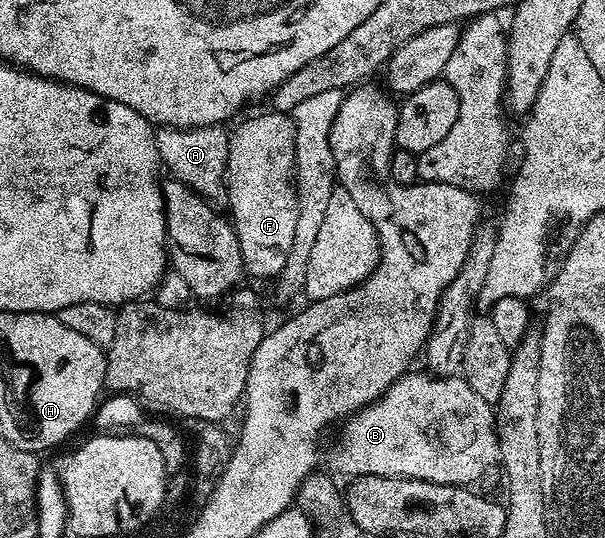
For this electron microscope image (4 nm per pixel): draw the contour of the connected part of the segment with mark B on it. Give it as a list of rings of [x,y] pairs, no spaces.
[[[407,371],[402,376],[397,377],[391,385],[386,388],[386,392],[381,397],[377,397],[370,405],[363,405],[357,413],[350,414],[341,422],[342,430],[338,433],[338,442],[330,449],[330,465],[335,469],[335,474],[343,473],[346,479],[355,477],[363,477],[364,475],[388,475],[389,477],[415,477],[416,479],[424,479],[432,483],[440,483],[441,485],[461,485],[463,487],[477,486],[477,481],[489,471],[495,468],[498,461],[498,432],[496,431],[496,423],[494,415],[495,406],[491,402],[480,399],[480,395],[476,395],[476,391],[472,391],[472,387],[468,387],[468,383],[462,376],[438,377],[433,376],[429,372],[414,373],[415,371]]]

